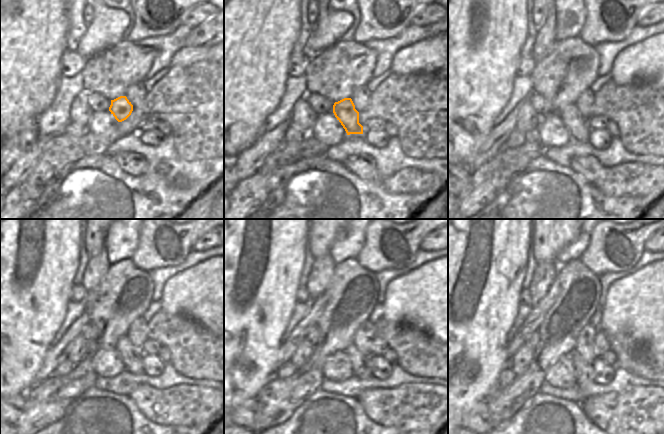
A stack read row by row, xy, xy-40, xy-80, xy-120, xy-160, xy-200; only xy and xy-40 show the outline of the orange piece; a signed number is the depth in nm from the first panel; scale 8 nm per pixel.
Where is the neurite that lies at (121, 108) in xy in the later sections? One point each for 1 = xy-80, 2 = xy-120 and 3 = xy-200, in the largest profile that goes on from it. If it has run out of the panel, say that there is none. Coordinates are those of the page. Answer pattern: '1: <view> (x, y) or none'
1: xy-80 (578, 127)
2: xy-120 (132, 357)
3: xy-200 (585, 373)

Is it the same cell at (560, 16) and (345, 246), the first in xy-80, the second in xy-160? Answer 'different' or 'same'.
same

